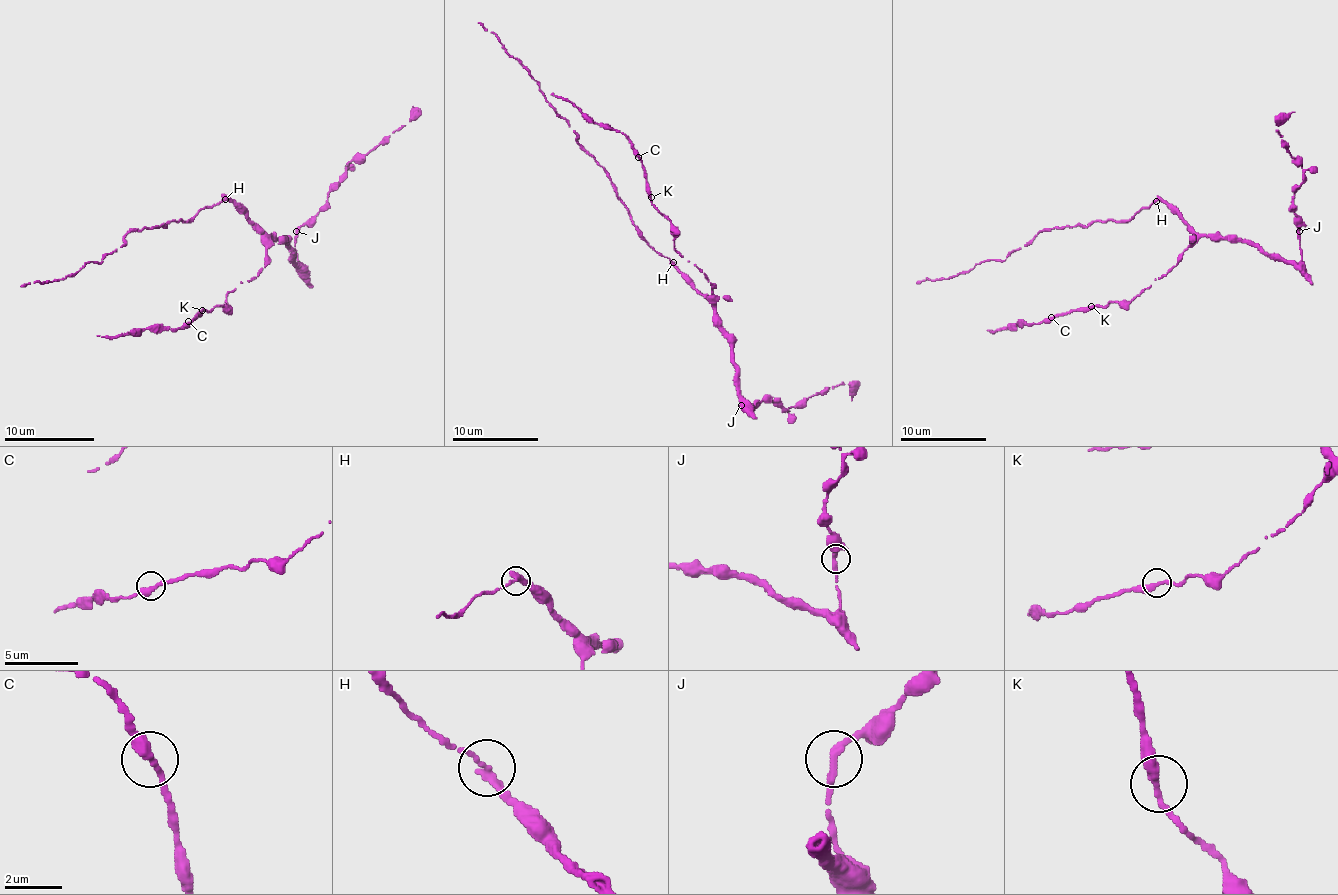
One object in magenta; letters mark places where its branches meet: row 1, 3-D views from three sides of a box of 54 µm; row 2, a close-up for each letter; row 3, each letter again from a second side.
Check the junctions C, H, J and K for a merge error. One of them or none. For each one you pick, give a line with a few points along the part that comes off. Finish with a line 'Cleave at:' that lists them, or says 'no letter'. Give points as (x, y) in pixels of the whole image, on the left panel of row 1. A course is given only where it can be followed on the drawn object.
H: Course of the part to remove: (224, 200), (204, 207), (191, 220), (132, 229), (101, 263), (90, 261), (74, 274), (20, 285)
Cleave at: H

